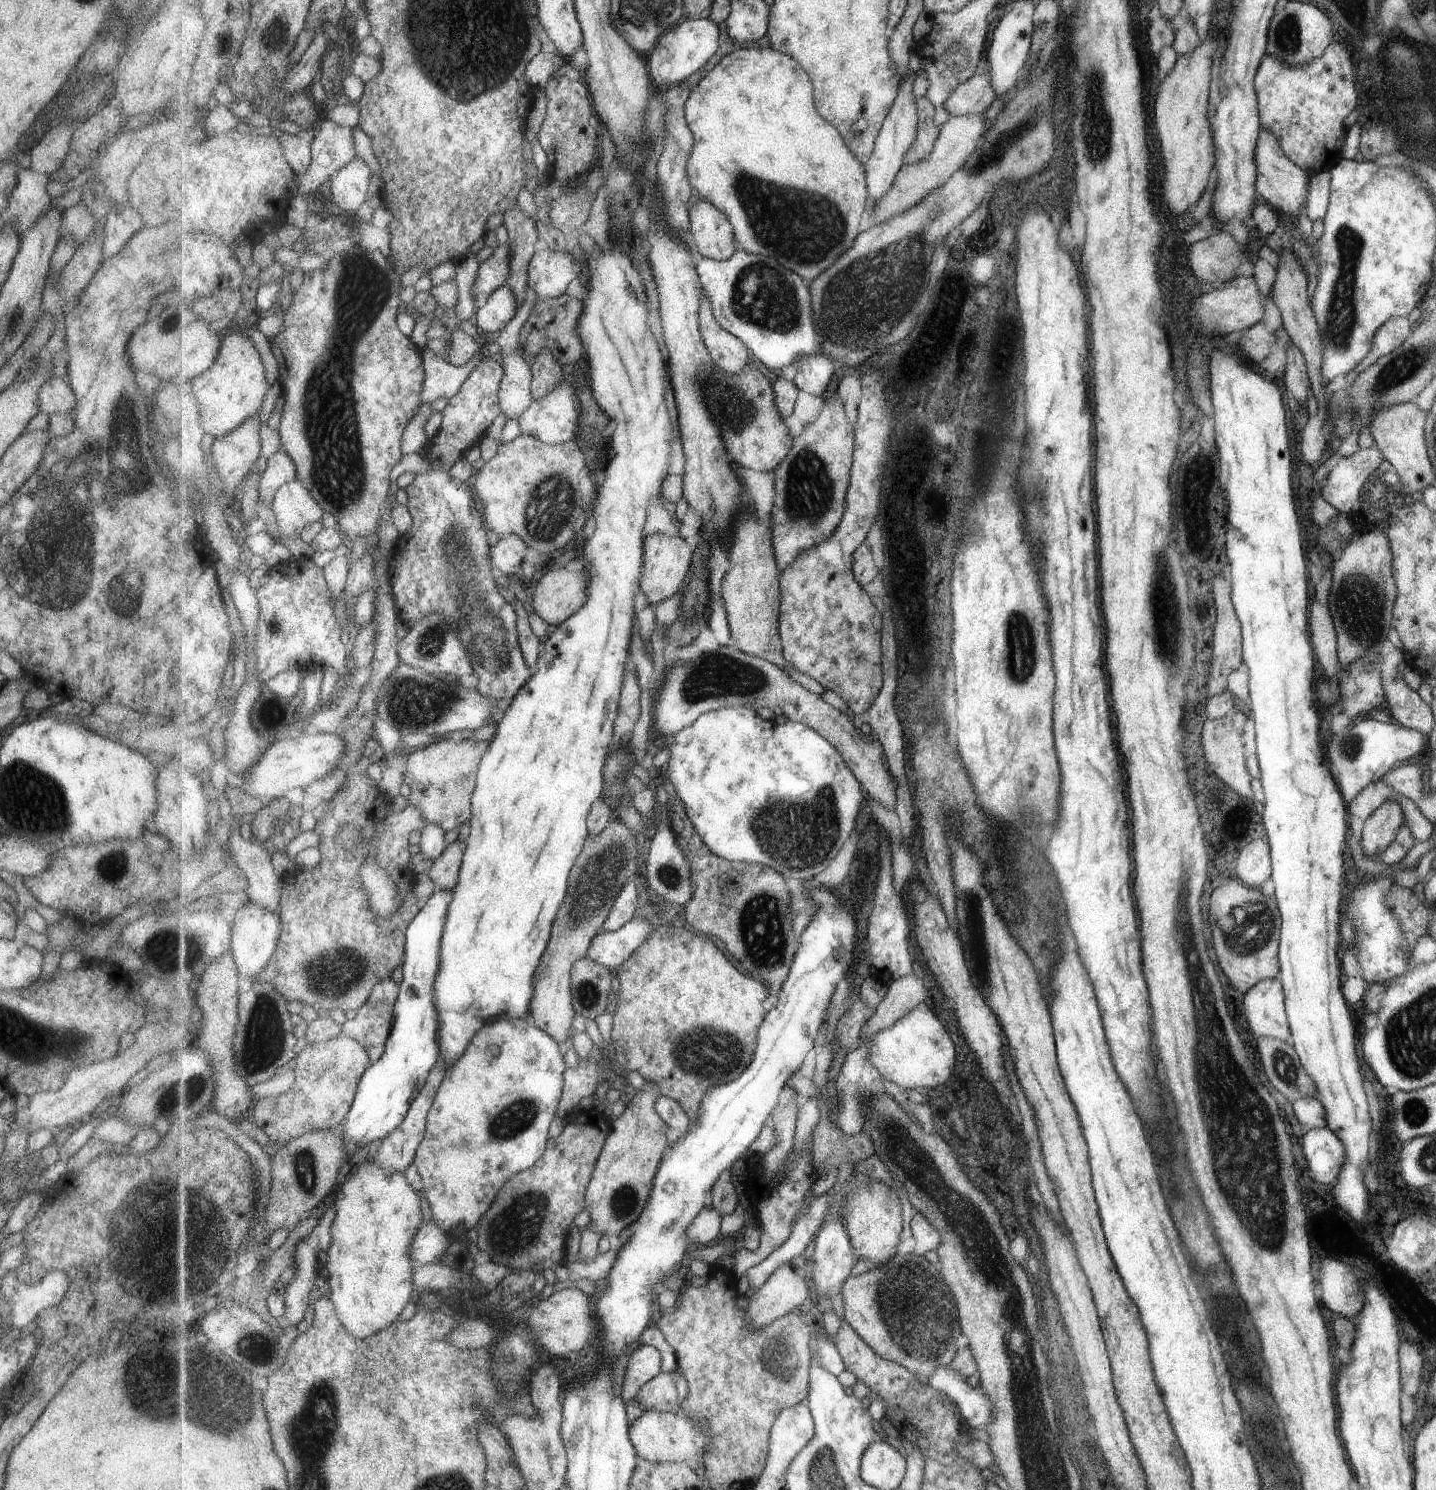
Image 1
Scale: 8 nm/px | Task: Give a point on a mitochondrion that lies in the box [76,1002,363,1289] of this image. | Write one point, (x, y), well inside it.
(141, 1226)

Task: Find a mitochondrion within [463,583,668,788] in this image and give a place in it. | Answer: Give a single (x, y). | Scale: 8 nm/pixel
(618, 774)

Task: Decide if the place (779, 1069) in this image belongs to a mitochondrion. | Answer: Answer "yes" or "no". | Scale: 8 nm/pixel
no

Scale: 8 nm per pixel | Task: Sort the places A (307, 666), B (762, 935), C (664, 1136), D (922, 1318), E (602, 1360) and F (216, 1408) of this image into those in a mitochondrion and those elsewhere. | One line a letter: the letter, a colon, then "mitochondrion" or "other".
A: other
B: mitochondrion
C: other
D: mitochondrion
E: other
F: mitochondrion

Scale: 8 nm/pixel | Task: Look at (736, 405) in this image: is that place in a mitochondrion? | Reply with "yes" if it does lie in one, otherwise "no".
yes

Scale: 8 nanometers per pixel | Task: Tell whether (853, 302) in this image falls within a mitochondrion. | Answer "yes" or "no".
yes

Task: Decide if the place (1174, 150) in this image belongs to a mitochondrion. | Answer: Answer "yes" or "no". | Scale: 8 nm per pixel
no

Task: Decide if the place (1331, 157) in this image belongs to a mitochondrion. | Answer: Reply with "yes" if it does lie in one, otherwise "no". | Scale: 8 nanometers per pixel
no

